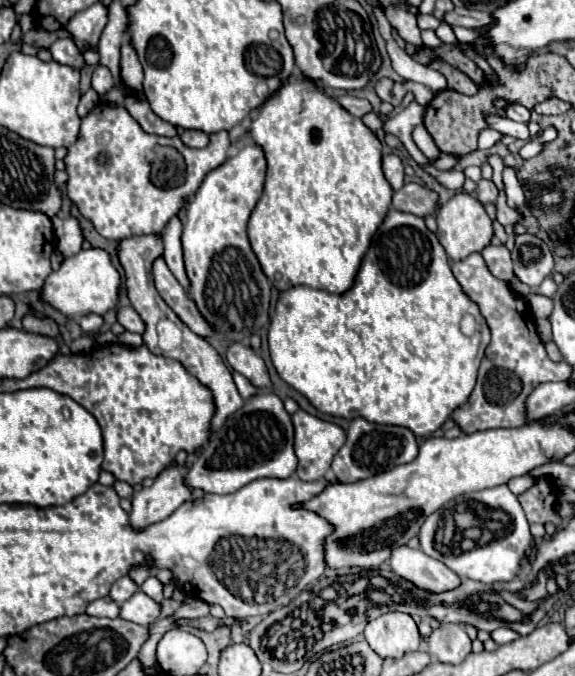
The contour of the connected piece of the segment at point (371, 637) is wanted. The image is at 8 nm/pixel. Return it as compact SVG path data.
M388 612L388 614L382 614L382 616L374 618L374 620L370 620L366 624L364 636L366 636L370 648L378 656L382 656L382 658L402 658L408 652L420 650L420 632L418 632L418 626L416 626L414 618L410 614L404 614L404 612Z

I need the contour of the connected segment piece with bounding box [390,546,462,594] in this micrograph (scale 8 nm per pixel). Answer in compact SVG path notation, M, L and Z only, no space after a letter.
M408 546L396 548L392 552L390 566L400 578L430 594L448 592L462 584L460 576L446 568L446 564L426 556L422 550L412 550Z

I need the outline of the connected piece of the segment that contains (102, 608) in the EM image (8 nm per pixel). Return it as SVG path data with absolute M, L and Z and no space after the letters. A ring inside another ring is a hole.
M104 596L104 598L94 600L94 602L86 608L86 614L90 614L90 616L106 616L106 618L118 618L120 606L118 606L110 596Z

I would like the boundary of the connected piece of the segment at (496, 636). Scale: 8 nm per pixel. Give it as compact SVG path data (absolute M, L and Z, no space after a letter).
M498 628L498 630L490 632L490 636L492 636L492 640L494 640L496 644L508 644L508 642L520 638L520 634L514 632L512 628Z

